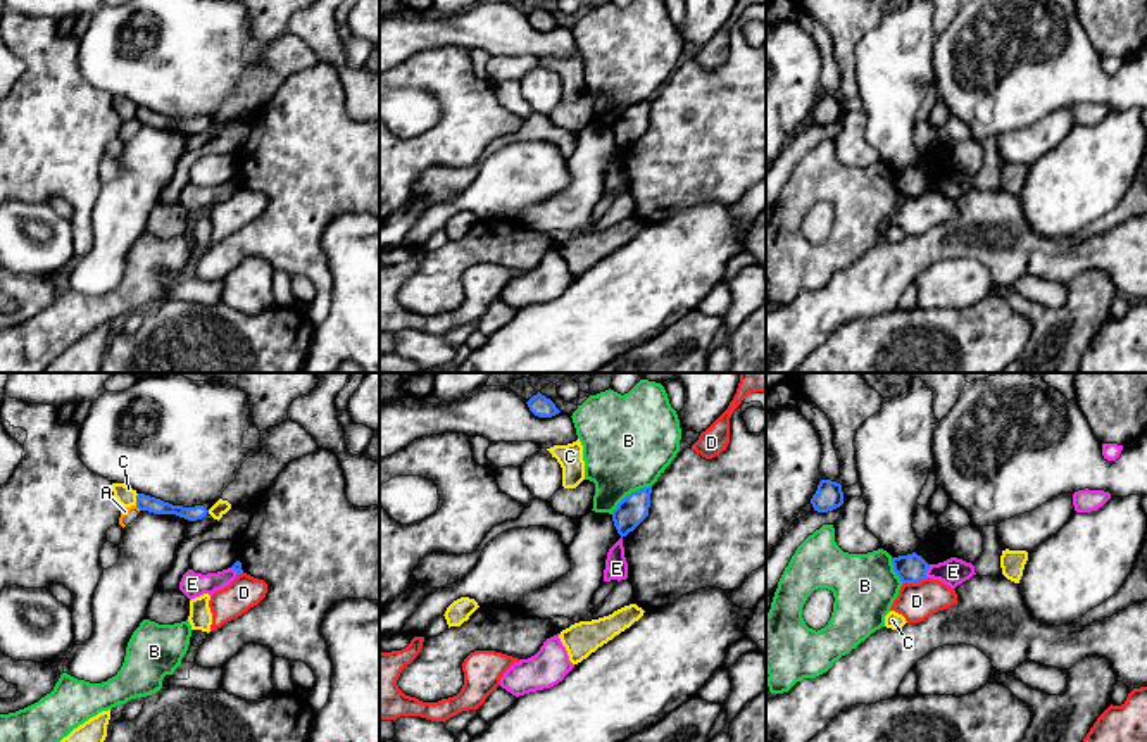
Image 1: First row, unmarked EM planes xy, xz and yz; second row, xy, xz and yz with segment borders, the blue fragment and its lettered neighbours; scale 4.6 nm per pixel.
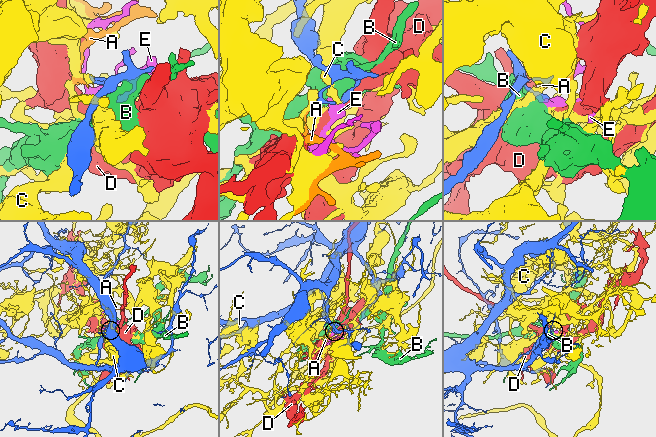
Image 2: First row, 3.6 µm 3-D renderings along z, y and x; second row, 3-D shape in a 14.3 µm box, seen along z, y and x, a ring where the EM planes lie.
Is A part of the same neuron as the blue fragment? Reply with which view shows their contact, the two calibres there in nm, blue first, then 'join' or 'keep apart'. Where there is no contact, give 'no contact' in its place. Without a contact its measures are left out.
xy | 80/40 nm | keep apart

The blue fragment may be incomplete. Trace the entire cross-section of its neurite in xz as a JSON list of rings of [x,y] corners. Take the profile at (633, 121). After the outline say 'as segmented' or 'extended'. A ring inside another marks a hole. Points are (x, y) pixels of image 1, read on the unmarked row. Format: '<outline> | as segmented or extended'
[[[652,100],[631,105],[612,124],[614,140],[621,150],[626,150],[649,129],[650,107]]] | as segmented

